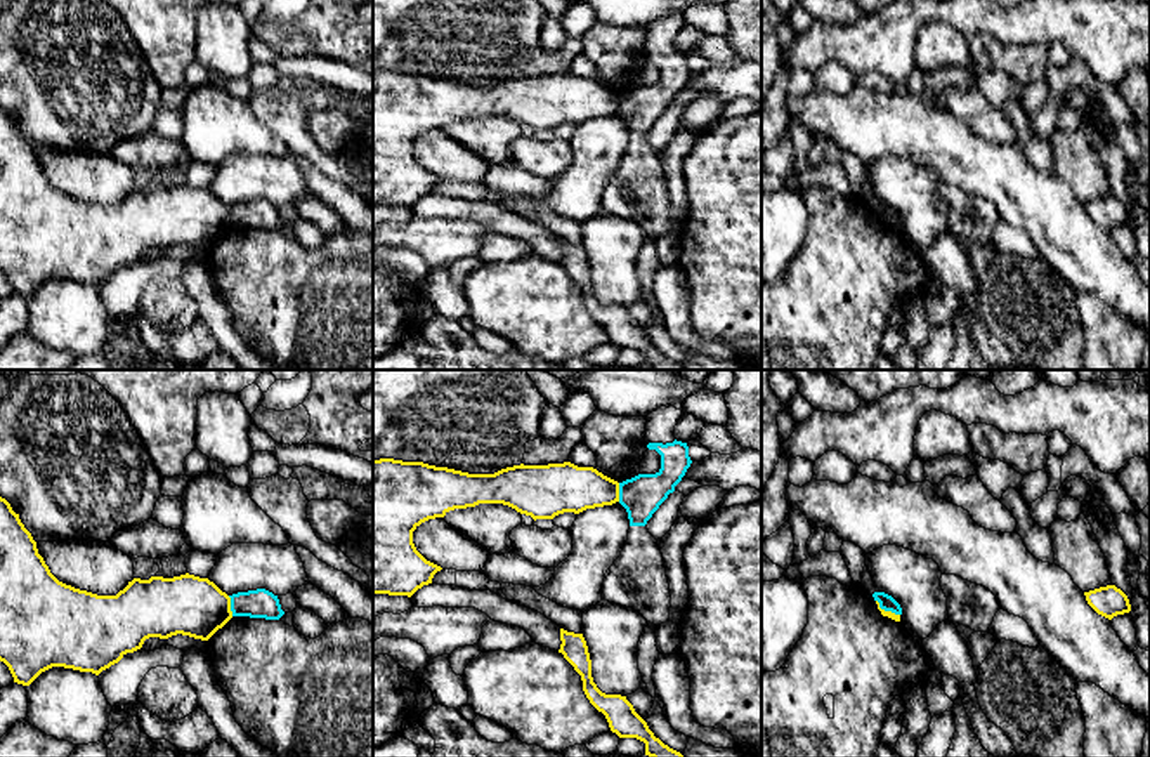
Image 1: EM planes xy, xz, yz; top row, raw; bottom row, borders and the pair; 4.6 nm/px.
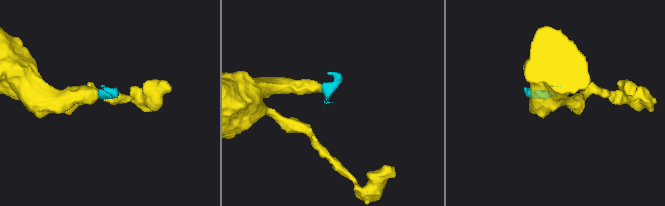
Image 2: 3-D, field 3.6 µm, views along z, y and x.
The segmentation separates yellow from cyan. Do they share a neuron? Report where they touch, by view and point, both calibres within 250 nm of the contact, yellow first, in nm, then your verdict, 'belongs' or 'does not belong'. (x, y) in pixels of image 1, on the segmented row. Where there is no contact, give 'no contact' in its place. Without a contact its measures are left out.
meets yellow in xy at (229, 606); 280 nm thick on the yellow side, 140 nm on the other; does not belong

